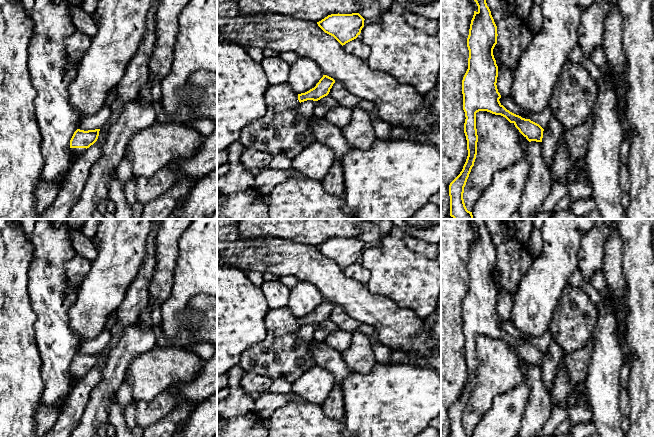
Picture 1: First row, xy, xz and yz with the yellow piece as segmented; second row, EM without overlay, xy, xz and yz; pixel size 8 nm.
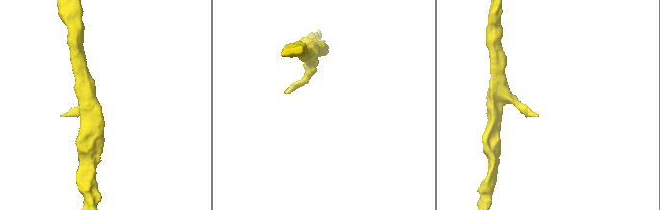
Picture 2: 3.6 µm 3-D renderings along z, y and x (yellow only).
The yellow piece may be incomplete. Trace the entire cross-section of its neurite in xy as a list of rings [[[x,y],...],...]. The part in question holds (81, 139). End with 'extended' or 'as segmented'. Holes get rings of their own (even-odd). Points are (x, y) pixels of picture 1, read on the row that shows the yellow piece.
[[[77,129],[70,140],[71,155],[74,158],[82,155],[87,148],[97,141],[99,131],[100,129],[88,131]]] | extended

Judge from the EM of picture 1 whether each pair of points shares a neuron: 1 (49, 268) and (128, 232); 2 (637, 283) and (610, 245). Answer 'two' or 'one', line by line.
1: two
2: two

